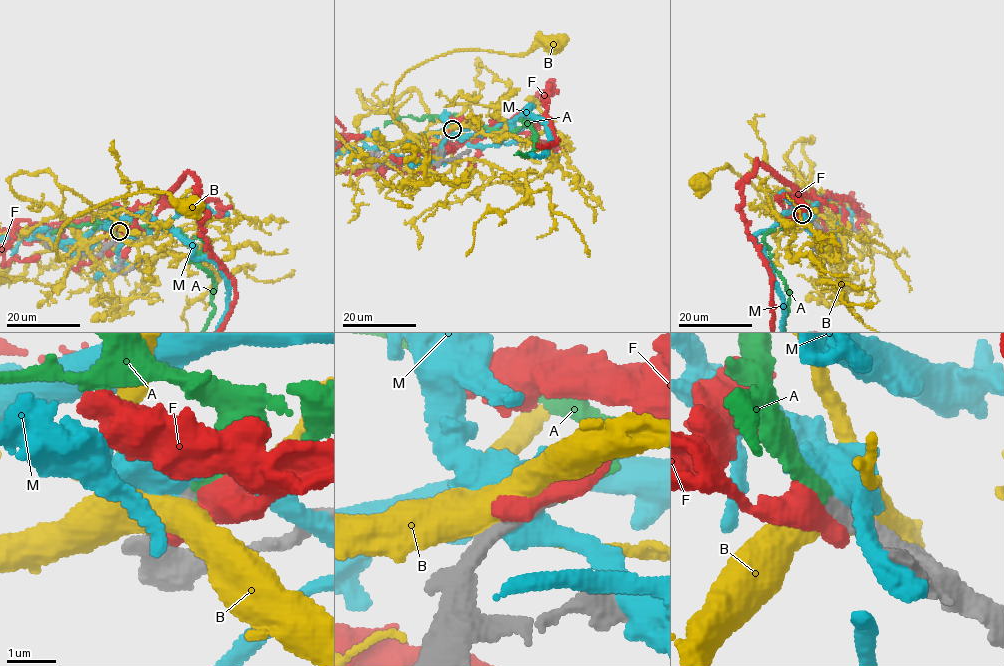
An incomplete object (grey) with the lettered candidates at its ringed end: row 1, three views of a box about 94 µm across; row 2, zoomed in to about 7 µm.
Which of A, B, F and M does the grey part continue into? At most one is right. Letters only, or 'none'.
A

